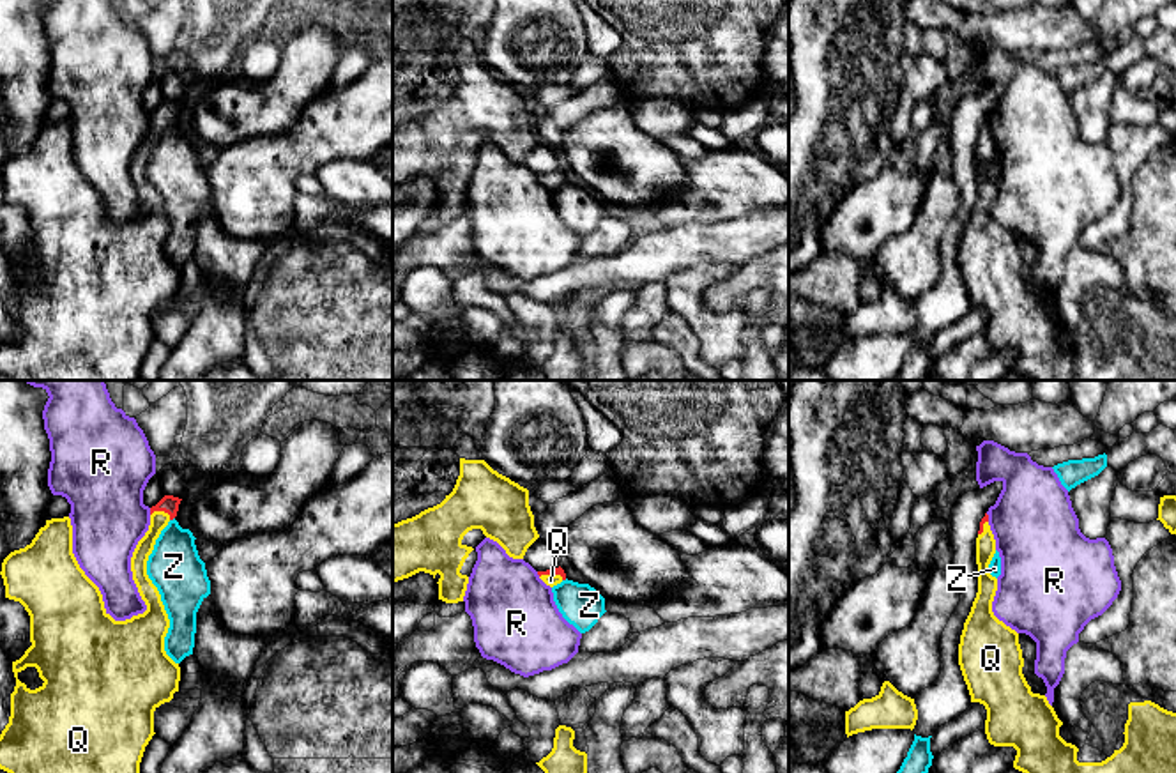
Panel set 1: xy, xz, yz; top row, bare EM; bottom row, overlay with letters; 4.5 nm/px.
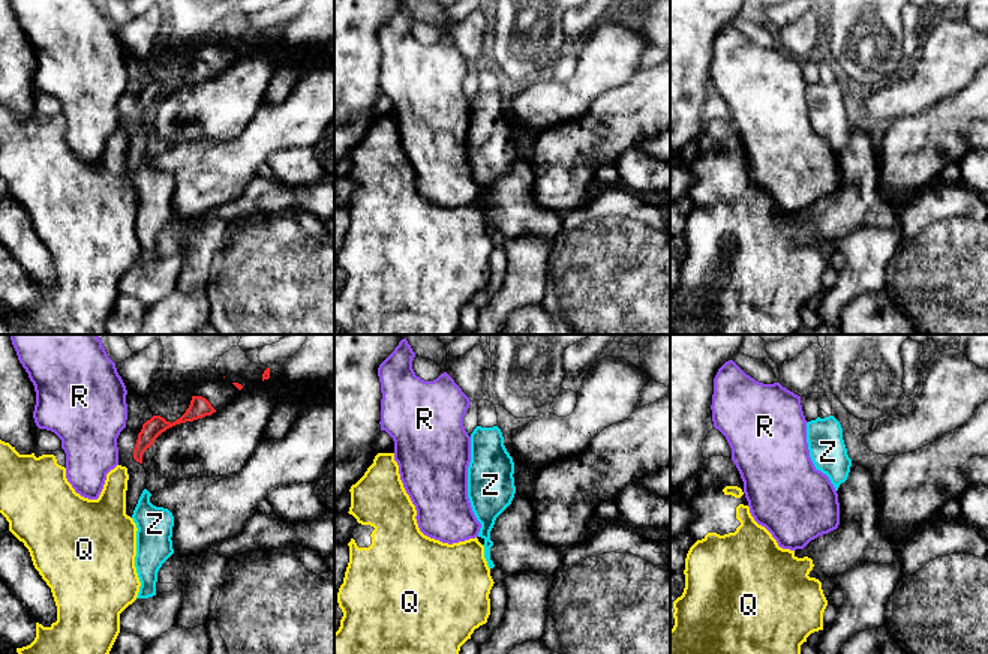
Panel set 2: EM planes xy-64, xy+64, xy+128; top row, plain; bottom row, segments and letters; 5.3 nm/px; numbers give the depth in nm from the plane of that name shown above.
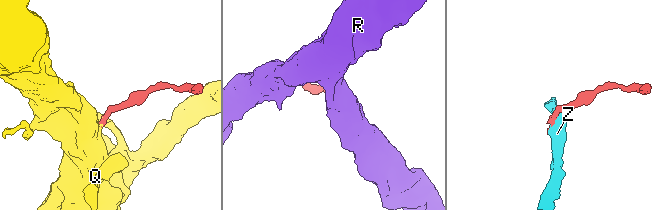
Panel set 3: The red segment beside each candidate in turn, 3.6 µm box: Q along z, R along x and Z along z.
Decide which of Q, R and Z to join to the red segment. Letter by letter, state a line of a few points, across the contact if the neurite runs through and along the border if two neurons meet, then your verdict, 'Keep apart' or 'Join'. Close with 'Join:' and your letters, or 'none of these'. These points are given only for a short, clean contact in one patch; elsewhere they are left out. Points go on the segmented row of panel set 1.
Q: Line: xy (168, 503), (161, 510), (158, 519). Join
R: Line: xy (149, 508), (151, 513). Keep apart
Z: Line: xy (174, 517), (170, 520). Keep apart
Join: Q

